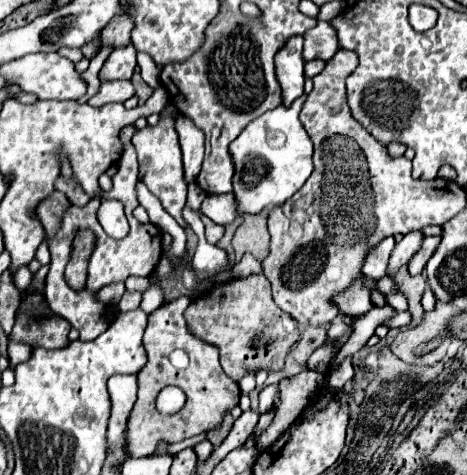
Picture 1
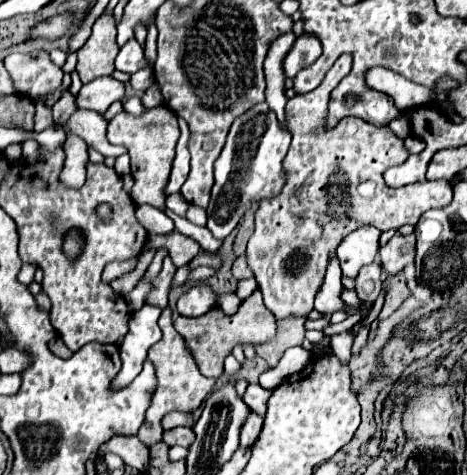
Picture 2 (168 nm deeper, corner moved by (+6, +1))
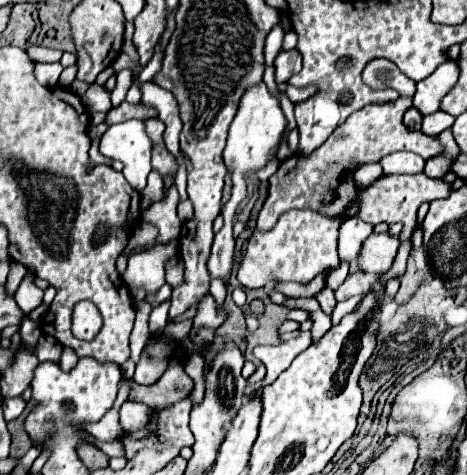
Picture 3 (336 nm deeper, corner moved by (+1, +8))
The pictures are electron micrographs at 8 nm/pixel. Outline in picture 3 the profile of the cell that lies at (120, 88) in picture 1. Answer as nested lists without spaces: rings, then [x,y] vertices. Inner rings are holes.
[[[91,84],[89,90],[83,96],[83,104],[89,112],[109,112],[111,110],[111,100],[109,100],[109,92],[99,86],[99,84]]]

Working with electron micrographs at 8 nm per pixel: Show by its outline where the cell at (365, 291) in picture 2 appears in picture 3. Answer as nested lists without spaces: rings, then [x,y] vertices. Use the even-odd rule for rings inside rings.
[[[353,272],[337,290],[335,290],[335,300],[337,302],[341,302],[341,300],[347,300],[347,298],[351,298],[351,296],[355,296],[355,294],[363,294],[365,292],[365,288],[361,286],[361,282],[359,282],[359,272]]]

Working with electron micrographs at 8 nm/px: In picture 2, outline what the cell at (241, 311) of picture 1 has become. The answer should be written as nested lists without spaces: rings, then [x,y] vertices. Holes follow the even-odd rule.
[[[254,289],[248,299],[244,299],[234,315],[226,315],[218,305],[212,307],[206,315],[200,317],[186,317],[178,315],[174,319],[176,331],[186,339],[188,349],[192,351],[202,375],[206,377],[220,377],[224,373],[224,359],[232,353],[236,345],[260,345],[276,337],[278,325],[274,313],[264,305],[262,291]]]

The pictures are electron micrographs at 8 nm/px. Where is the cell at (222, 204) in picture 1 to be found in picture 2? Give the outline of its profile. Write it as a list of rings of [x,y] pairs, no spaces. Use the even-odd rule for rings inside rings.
[[[190,205],[186,217],[188,217],[188,221],[192,221],[192,223],[196,223],[196,225],[200,225],[200,227],[206,225],[206,211],[204,211],[202,207],[194,207],[194,205]]]

